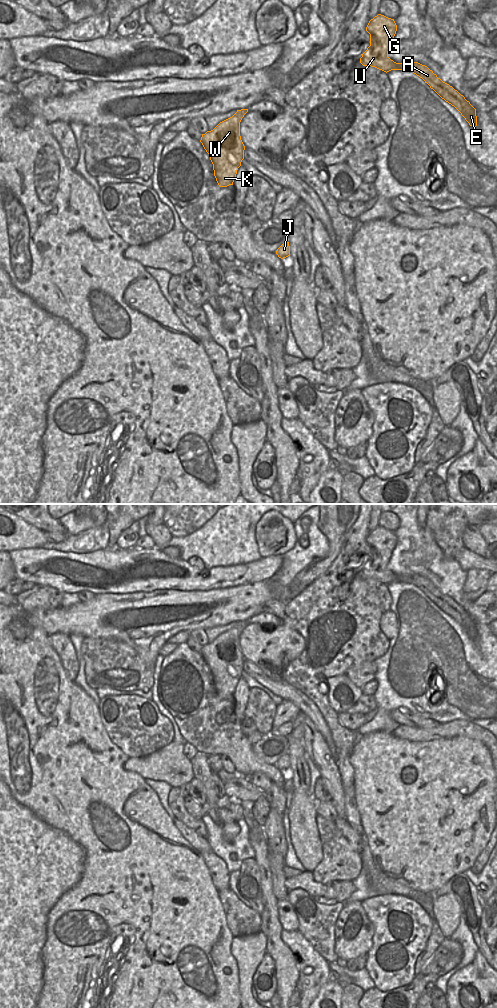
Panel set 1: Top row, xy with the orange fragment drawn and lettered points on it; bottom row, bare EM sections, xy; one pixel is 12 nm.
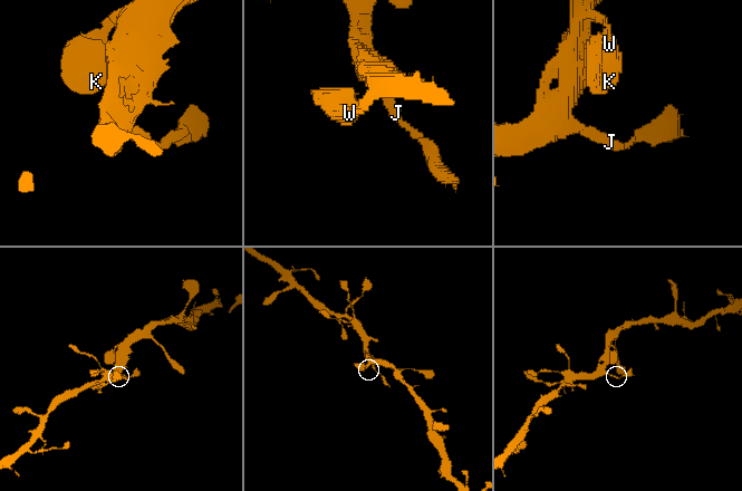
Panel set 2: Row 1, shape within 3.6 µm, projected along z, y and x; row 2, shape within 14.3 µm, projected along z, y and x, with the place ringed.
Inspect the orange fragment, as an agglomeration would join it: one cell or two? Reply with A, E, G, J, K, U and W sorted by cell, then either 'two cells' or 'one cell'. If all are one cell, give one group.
A E G J K U W; one cell

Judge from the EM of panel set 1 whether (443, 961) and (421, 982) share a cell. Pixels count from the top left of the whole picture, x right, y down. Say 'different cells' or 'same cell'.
same cell

